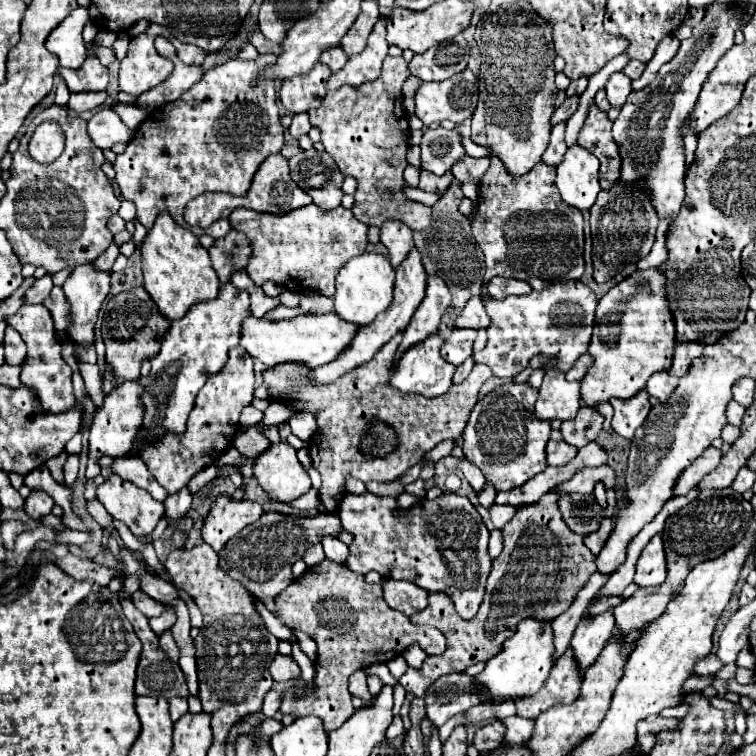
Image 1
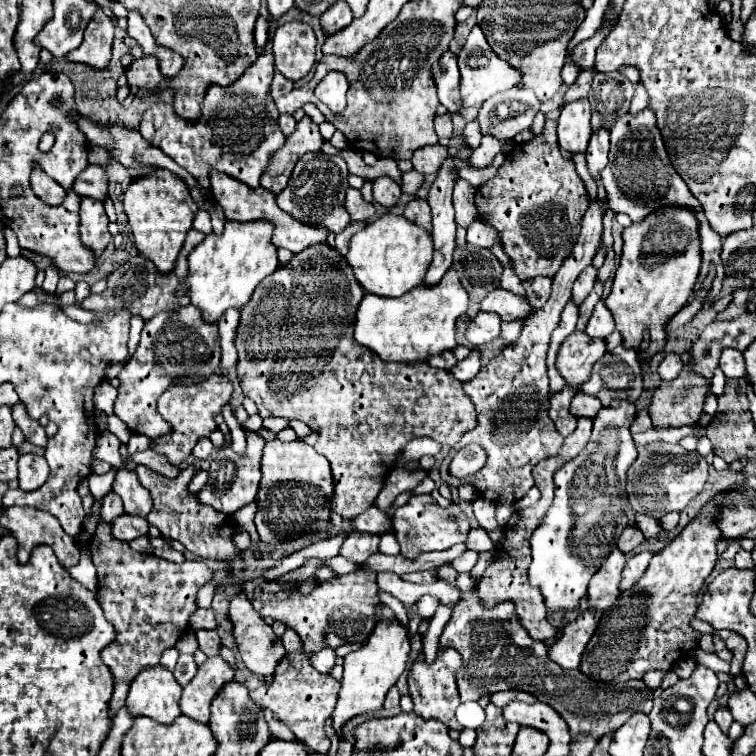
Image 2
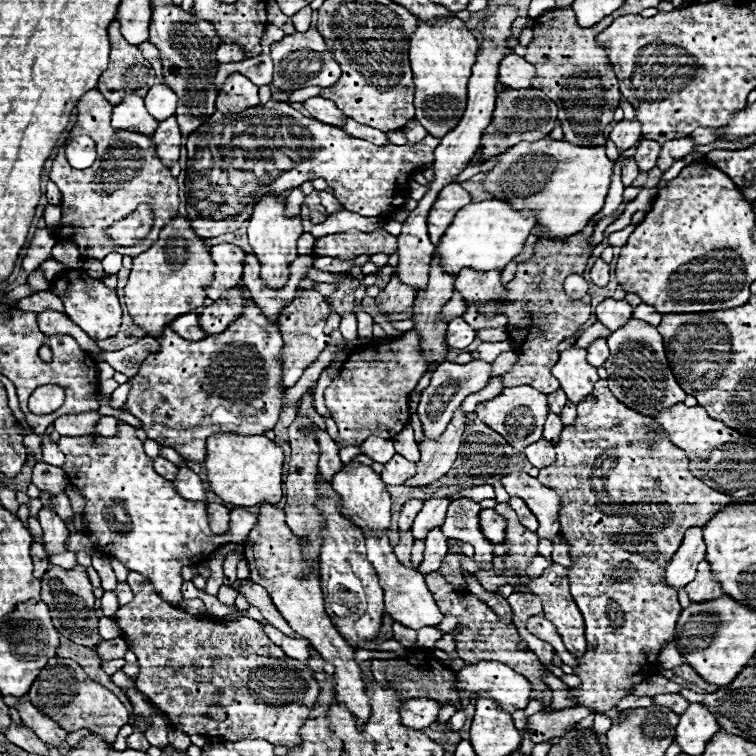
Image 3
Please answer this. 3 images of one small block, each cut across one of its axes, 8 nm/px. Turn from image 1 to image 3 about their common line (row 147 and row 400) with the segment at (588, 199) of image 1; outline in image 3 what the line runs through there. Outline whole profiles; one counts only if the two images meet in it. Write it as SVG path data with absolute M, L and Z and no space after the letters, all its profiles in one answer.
M576 344L560 352L560 360L552 366L552 374L560 380L562 390L572 402L584 400L598 380L596 368L586 362L586 350L578 348Z

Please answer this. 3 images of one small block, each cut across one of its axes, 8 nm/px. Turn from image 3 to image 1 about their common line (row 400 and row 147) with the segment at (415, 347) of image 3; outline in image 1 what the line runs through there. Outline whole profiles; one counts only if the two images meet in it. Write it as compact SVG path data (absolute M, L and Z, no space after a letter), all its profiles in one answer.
M388 56L382 66L382 76L376 82L364 84L360 90L352 90L350 86L342 86L334 94L326 94L324 102L320 108L310 110L310 122L314 128L320 130L322 134L322 144L326 152L332 156L336 166L344 176L354 176L358 186L354 194L354 206L352 214L366 226L382 226L386 220L398 220L404 222L410 230L426 230L430 226L430 208L412 200L406 200L402 194L402 172L406 168L406 152L408 152L408 138L410 138L410 128L408 120L404 116L402 108L402 84L410 76L408 64L404 58L392 58Z

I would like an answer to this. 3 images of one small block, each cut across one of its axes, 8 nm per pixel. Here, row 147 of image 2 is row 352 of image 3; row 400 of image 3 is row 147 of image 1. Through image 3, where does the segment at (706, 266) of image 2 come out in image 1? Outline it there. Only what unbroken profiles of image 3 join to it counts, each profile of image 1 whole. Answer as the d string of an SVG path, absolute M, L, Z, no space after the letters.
M712 10L712 14L708 14L708 18L700 22L700 26L694 26L694 34L688 40L682 40L680 50L668 64L660 68L656 80L644 90L632 92L628 96L624 108L620 110L618 120L614 122L612 132L620 146L620 156L622 156L620 184L640 184L652 190L652 202L656 202L656 212L660 214L660 218L670 216L670 220L674 220L684 202L686 168L684 168L684 144L680 142L680 126L684 124L688 110L692 110L692 106L696 104L704 78L710 74L716 62L734 46L734 32L738 28L740 26L736 26L736 18L732 18L732 14L724 14L724 10Z

